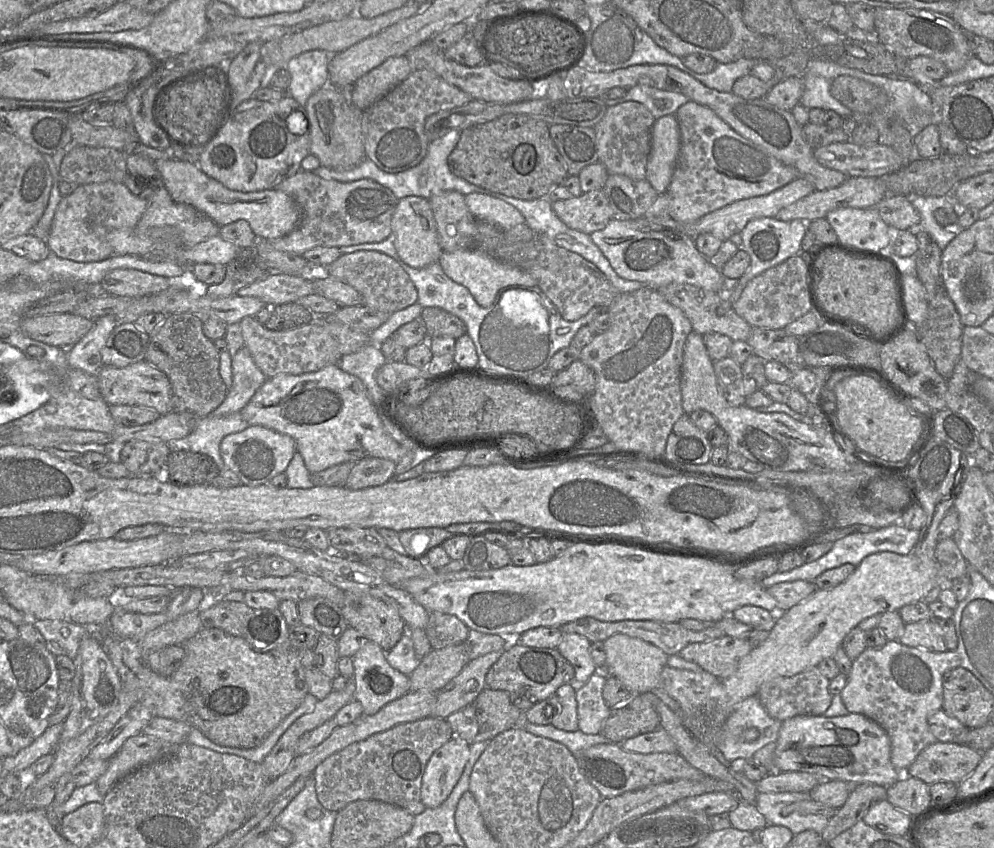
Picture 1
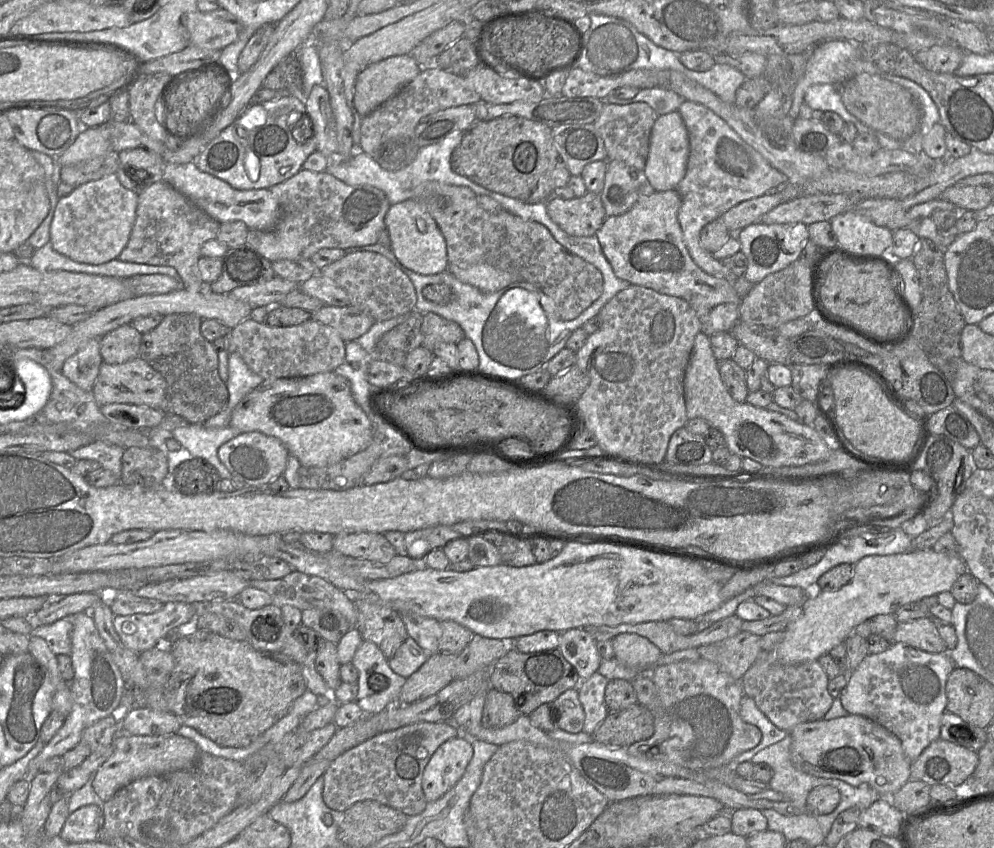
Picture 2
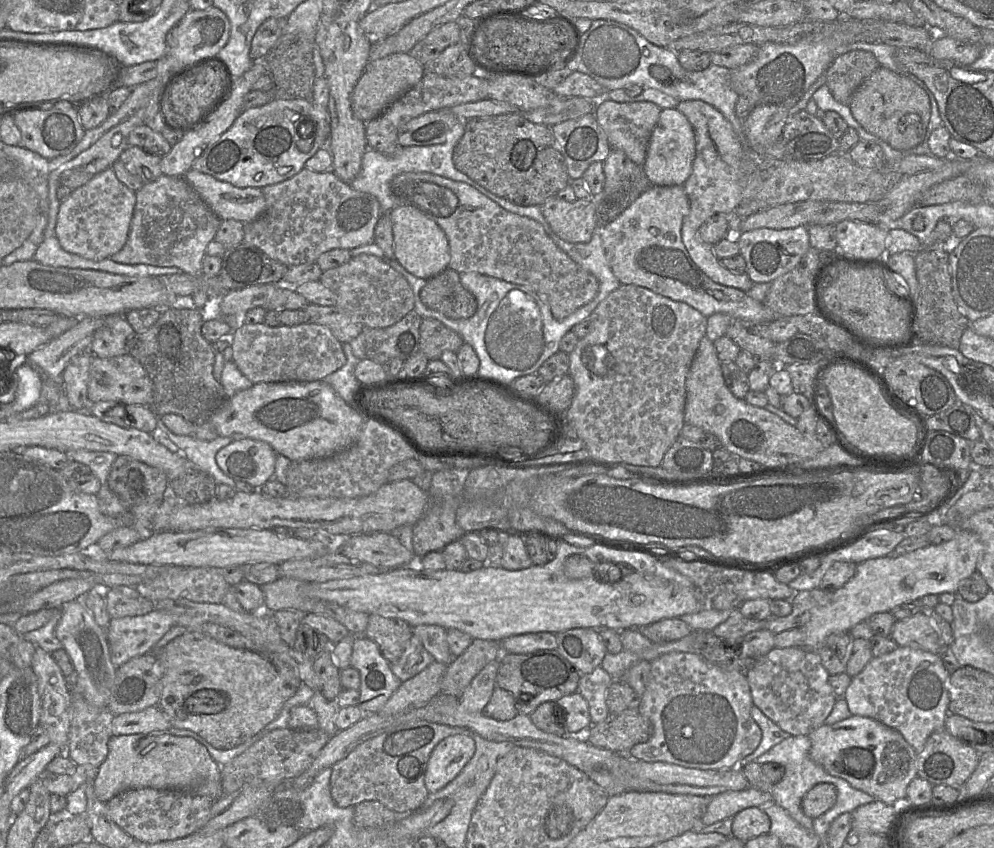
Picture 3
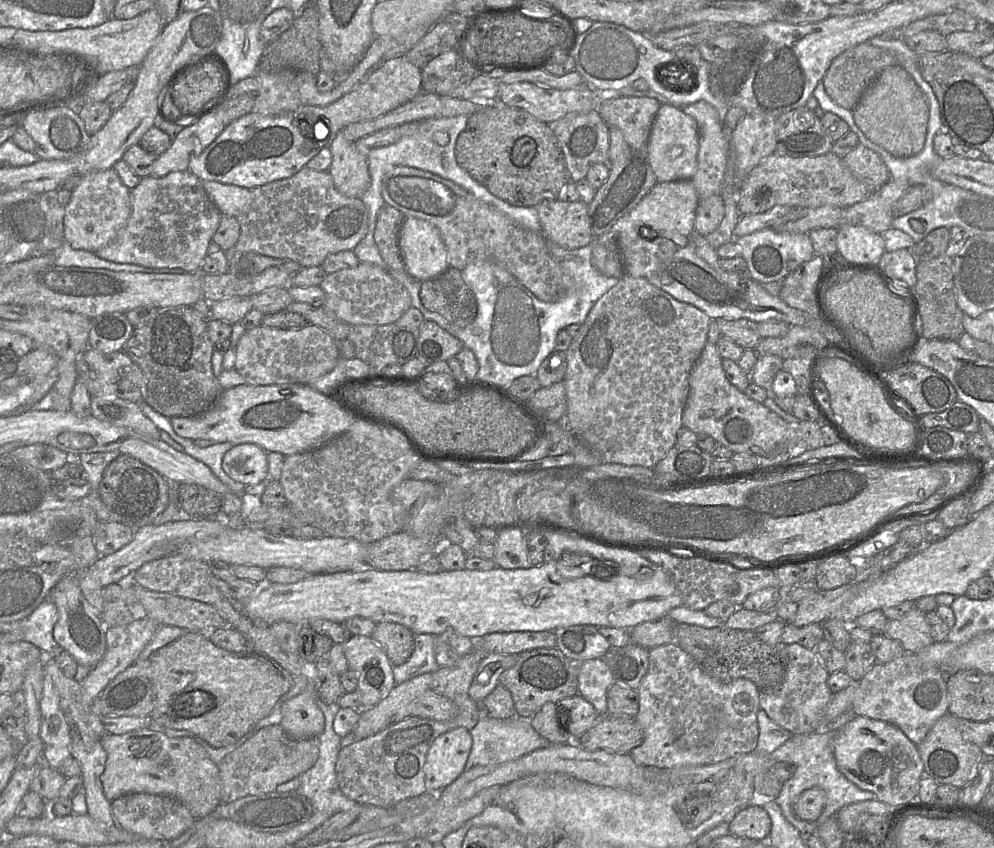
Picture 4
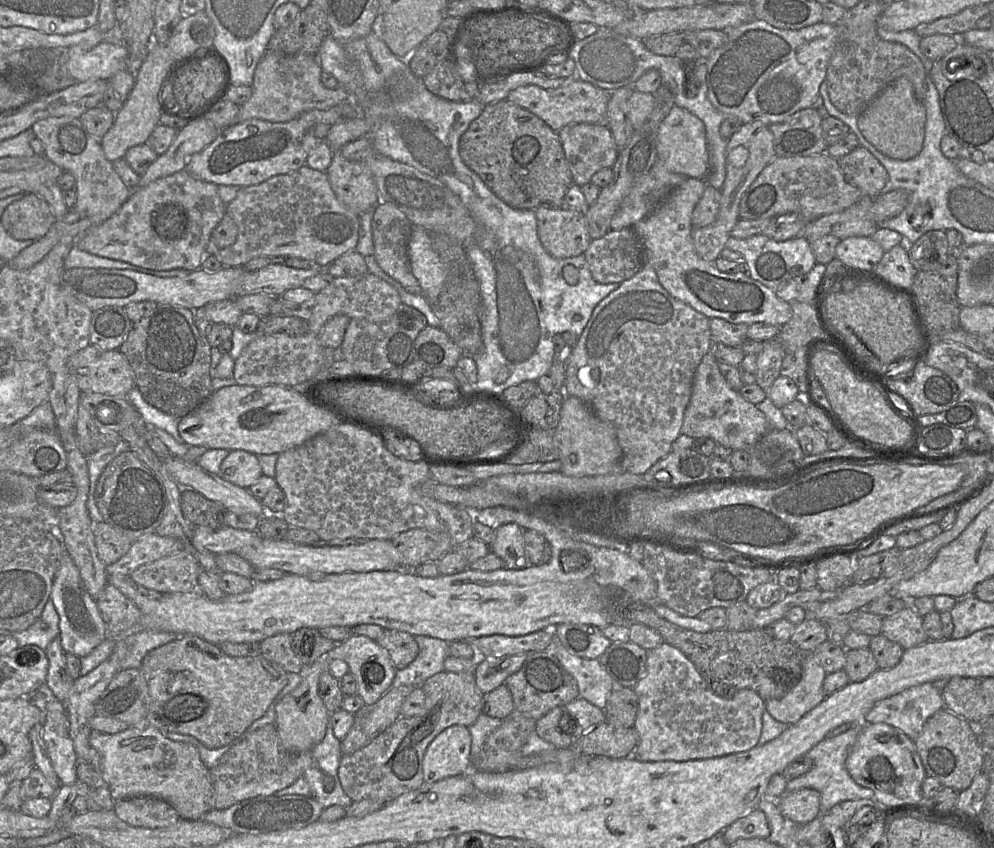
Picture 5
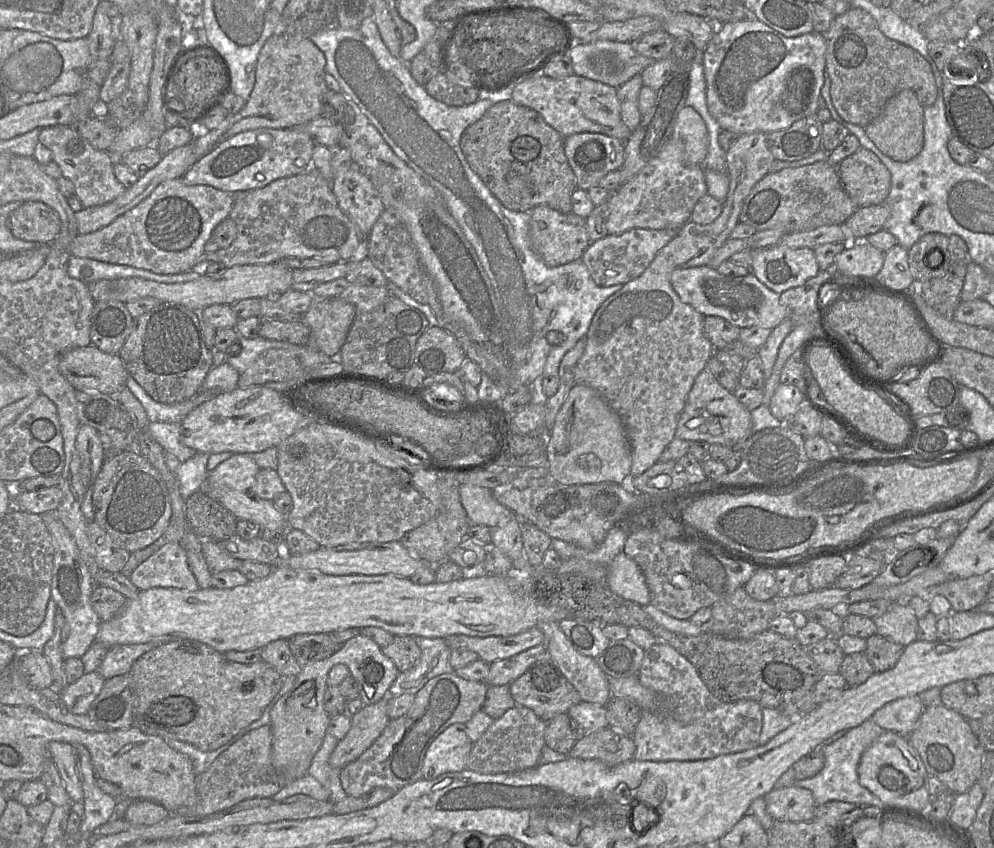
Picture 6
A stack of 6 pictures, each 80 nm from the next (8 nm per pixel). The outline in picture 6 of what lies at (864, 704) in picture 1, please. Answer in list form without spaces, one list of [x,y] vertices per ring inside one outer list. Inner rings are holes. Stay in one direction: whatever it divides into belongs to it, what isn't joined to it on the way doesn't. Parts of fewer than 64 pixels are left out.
[[[918,695],[907,696],[885,704],[871,720],[885,731],[908,736],[917,728],[925,706]]]

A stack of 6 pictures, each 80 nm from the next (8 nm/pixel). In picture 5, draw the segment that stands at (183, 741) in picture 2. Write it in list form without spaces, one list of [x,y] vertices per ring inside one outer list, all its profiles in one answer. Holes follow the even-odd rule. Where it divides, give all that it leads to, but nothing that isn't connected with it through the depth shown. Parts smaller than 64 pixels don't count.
[[[150,726],[128,727],[126,730],[105,734],[92,730],[89,744],[101,756],[102,778],[113,800],[129,797],[154,797],[168,802],[180,815],[189,821],[197,821],[213,809],[215,795],[211,781],[210,769],[200,758],[199,751],[193,745],[167,739],[160,731]]]

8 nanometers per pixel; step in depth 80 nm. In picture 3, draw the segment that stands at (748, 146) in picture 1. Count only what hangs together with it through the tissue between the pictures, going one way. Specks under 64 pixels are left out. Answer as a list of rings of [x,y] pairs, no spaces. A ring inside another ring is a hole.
[[[685,100],[676,107],[691,123],[696,141],[696,155],[692,172],[683,184],[689,199],[689,213],[683,219],[682,241],[694,263],[714,282],[747,292],[753,281],[747,273],[735,274],[726,269],[713,252],[713,245],[700,240],[698,230],[716,214],[732,215],[744,202],[744,176],[742,172],[742,144],[732,125],[712,105],[699,100]]]

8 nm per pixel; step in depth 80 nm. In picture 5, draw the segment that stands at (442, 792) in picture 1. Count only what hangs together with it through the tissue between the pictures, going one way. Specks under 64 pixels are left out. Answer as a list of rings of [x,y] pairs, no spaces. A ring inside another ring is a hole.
[[[453,725],[437,735],[424,755],[424,782],[435,783],[470,771],[471,738],[464,725]]]

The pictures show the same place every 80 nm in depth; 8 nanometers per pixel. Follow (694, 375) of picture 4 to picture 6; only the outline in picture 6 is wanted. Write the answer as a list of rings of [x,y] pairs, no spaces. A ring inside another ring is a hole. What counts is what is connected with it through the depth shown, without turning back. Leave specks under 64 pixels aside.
[[[706,365],[695,379],[688,394],[675,437],[687,441],[701,440],[710,444],[740,448],[752,433],[751,411],[716,380]]]

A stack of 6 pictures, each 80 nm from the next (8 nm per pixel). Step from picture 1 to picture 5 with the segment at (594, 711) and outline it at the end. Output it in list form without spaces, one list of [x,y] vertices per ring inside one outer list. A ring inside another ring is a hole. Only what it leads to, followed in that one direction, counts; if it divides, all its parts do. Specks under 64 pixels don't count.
[[[555,638],[551,649],[576,680],[579,697],[600,709],[605,709],[608,696],[616,686],[599,659],[586,659],[573,655]]]

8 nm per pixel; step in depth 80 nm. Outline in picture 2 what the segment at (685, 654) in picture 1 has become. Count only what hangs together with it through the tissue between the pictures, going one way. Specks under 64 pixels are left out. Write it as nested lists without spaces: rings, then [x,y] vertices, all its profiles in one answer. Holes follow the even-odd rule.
[[[741,631],[725,640],[696,648],[700,657],[716,664],[732,678],[740,680],[760,657],[761,636]]]

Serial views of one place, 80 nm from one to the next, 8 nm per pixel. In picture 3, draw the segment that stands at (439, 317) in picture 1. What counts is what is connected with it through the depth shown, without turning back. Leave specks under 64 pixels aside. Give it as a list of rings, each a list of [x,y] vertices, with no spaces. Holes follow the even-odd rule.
[[[426,318],[420,325],[419,350],[430,360],[440,359],[444,351],[456,352],[463,345],[462,337],[439,320]]]

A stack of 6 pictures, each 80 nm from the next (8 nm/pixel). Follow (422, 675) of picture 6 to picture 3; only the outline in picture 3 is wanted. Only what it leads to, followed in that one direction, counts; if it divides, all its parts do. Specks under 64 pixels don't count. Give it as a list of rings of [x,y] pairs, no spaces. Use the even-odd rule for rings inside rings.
[[[413,634],[399,660],[391,663],[391,670],[401,682],[404,682],[418,675],[434,661],[419,637]]]

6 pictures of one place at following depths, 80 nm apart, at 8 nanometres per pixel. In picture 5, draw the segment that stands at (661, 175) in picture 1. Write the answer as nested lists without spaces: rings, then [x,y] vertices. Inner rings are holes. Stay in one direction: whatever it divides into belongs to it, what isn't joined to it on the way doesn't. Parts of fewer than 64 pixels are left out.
[[[674,106],[659,128],[657,158],[672,173],[688,178],[706,178],[709,172],[709,151],[704,123],[688,110]]]

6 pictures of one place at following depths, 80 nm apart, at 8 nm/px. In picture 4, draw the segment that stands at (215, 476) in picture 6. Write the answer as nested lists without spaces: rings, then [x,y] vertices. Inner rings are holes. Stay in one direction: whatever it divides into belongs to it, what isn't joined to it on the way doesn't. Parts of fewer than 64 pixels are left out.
[[[252,443],[234,445],[222,459],[222,469],[227,476],[245,486],[267,482],[267,452]]]

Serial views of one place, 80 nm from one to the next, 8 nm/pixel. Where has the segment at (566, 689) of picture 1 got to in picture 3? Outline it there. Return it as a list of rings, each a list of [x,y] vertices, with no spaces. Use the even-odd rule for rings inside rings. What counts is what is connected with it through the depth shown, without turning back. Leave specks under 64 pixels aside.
[[[579,692],[564,696],[555,704],[564,709],[561,712],[557,709],[556,713],[559,726],[563,727],[565,720],[564,728],[567,733],[586,731],[592,725],[589,705]],[[560,716],[562,716],[561,720]]]

